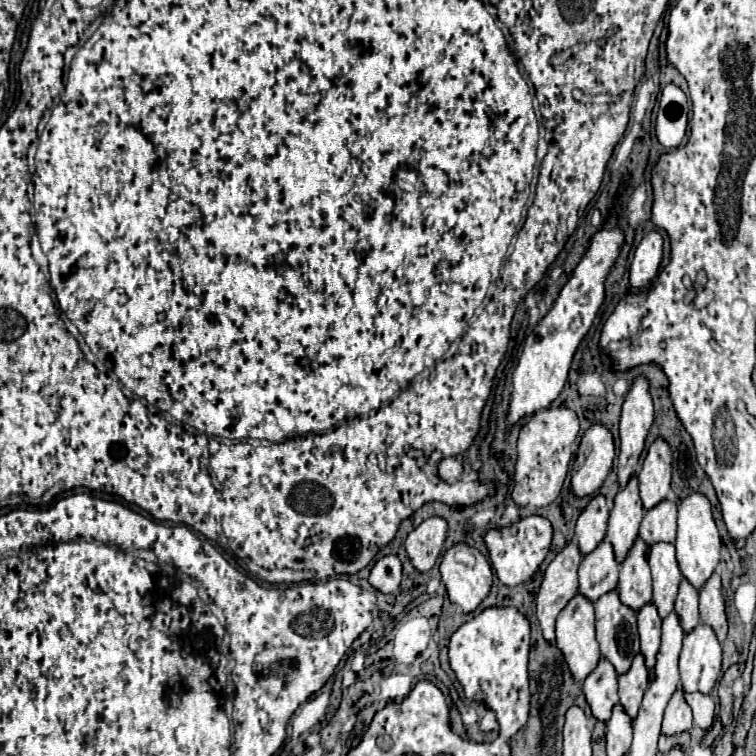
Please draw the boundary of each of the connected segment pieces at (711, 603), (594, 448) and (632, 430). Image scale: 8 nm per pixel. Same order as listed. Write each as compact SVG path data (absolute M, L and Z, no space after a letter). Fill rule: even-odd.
M712 574L710 580L700 590L700 622L708 624L720 642L726 638L726 612L724 612L724 598L720 588L720 576Z
M592 426L584 432L580 442L580 456L576 454L572 466L572 494L576 498L592 496L604 484L614 462L614 438L604 426Z
M636 378L622 406L620 418L620 454L618 454L618 486L620 490L638 472L638 458L644 450L646 436L654 420L654 406L648 392L648 380Z

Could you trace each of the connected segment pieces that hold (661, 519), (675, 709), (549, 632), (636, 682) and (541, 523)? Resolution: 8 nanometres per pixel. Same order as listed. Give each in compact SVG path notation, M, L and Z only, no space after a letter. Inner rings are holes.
M670 500L660 502L644 514L640 524L640 538L652 546L656 542L674 542L676 538L676 510L678 506Z
M676 690L664 712L662 734L674 736L688 730L692 730L692 712L690 712L690 706L684 702L684 692Z
M570 542L546 568L538 598L536 598L536 616L544 638L548 642L556 642L554 638L554 622L560 610L576 596L578 592L578 564L582 554L574 542Z
M638 654L630 666L630 670L622 676L618 676L618 694L620 694L620 706L624 706L624 712L634 720L644 696L644 690L648 688L648 670L644 666L642 654Z
M528 516L508 528L490 528L484 534L484 544L488 548L492 568L500 578L500 582L506 586L518 586L524 580L528 580L546 558L550 542L552 542L552 526L542 516Z

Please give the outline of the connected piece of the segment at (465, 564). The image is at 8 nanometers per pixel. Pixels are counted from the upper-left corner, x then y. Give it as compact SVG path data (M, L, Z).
M456 544L452 546L444 556L442 556L442 562L440 562L440 572L442 572L442 582L446 584L446 590L448 590L448 598L452 604L458 604L462 608L464 614L470 614L474 612L480 602L488 596L490 588L492 588L492 568L488 564L488 560L472 546L468 544Z

